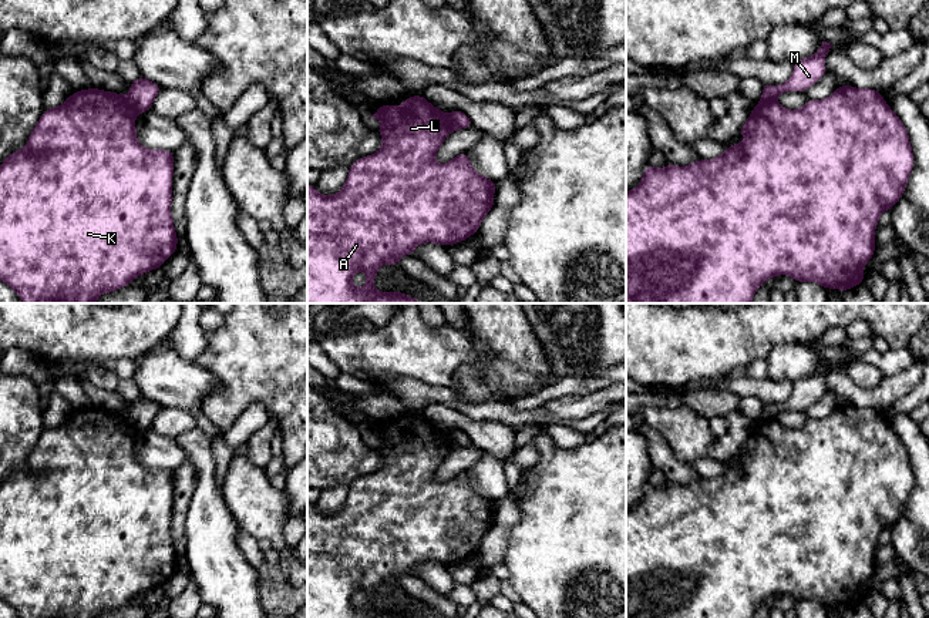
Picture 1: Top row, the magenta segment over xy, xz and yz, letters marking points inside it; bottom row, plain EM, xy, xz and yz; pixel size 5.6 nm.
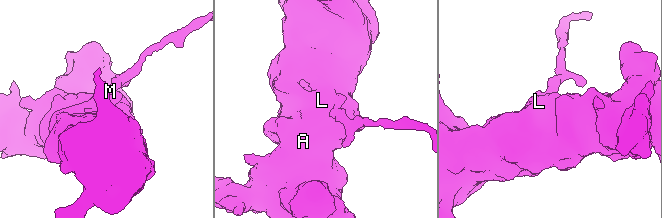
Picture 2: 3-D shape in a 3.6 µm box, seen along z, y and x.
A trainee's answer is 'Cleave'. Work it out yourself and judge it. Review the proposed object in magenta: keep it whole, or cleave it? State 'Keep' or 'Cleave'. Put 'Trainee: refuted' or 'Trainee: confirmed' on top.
Trainee: confirmed
Cleave

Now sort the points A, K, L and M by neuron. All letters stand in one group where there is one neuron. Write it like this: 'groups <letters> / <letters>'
groups A K L / M

